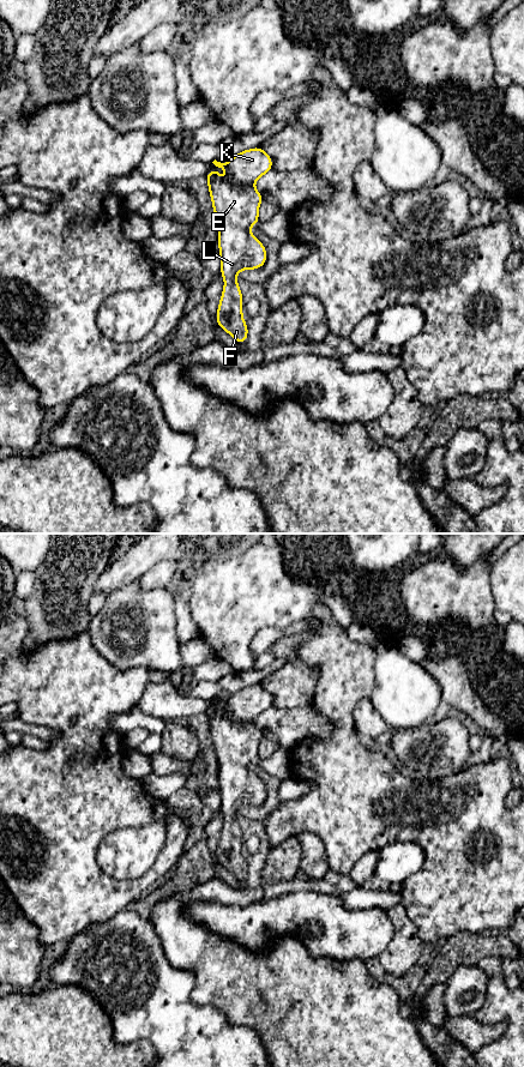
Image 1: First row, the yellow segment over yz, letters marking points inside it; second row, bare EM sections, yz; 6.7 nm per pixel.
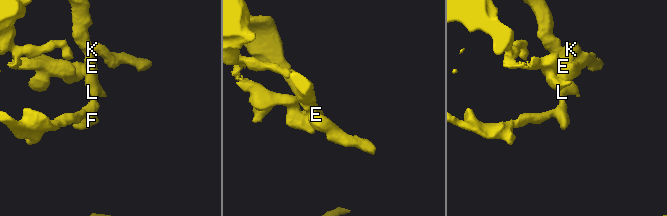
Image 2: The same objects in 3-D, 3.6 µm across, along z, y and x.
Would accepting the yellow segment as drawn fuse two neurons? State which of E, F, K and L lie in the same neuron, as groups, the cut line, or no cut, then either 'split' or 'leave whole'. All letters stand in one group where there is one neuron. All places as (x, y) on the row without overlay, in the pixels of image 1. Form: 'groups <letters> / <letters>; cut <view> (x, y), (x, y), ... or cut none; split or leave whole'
groups E F K L; cut none; leave whole

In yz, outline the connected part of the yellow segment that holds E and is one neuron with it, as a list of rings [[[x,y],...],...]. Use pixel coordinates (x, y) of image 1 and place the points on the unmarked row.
[[[260,683],[237,691],[227,701],[216,697],[212,700],[229,710],[228,716],[218,713],[215,707],[206,712],[218,762],[221,812],[224,814],[216,861],[243,881],[248,866],[242,855],[242,831],[235,813],[241,807],[260,806],[266,800],[265,784],[248,766],[259,761],[258,745],[264,737],[254,725],[254,718],[272,706],[272,697]]]

